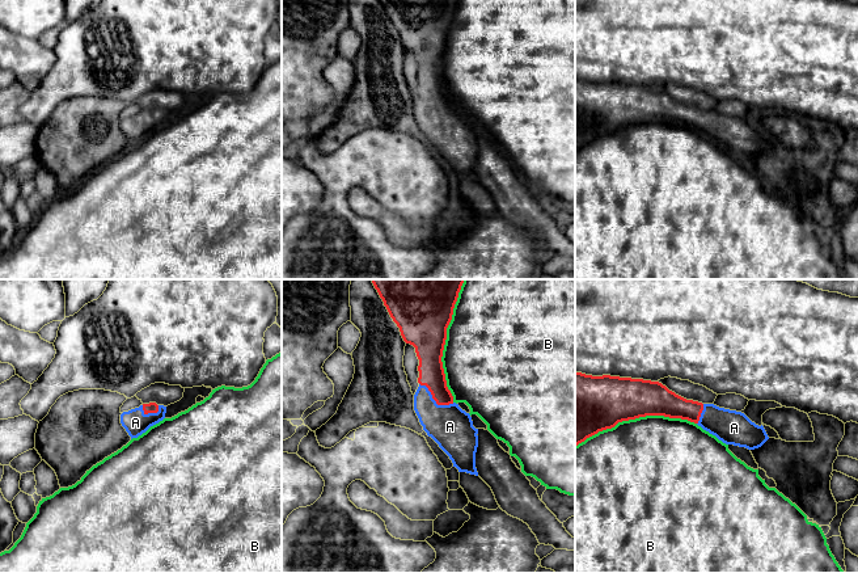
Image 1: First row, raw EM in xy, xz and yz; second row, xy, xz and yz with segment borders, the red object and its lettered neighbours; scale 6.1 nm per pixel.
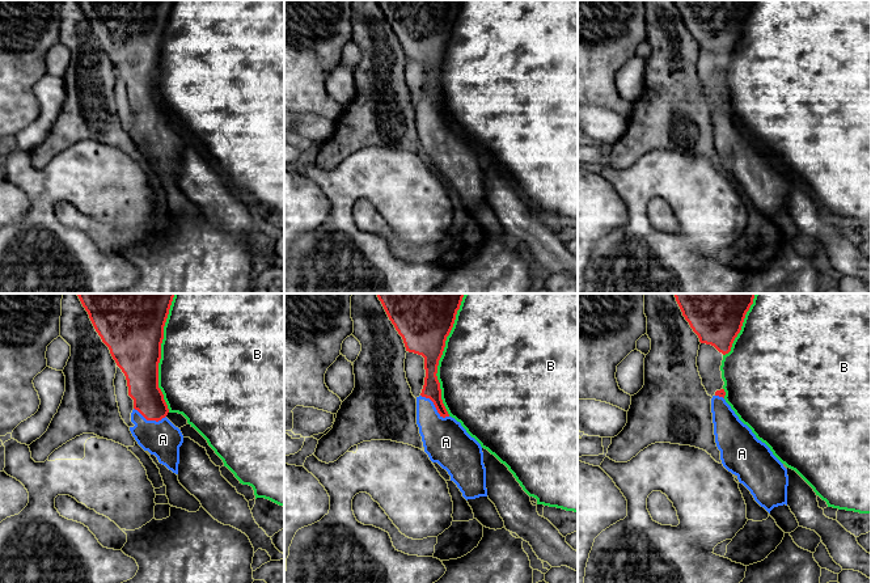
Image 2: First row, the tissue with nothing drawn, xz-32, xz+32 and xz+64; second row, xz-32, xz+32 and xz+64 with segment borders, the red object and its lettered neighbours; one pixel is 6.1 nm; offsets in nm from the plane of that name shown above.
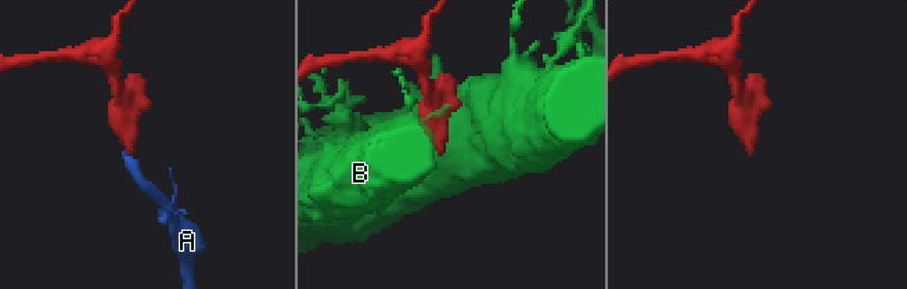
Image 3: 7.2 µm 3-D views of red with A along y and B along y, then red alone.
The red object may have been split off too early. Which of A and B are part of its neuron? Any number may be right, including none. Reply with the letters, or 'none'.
A

